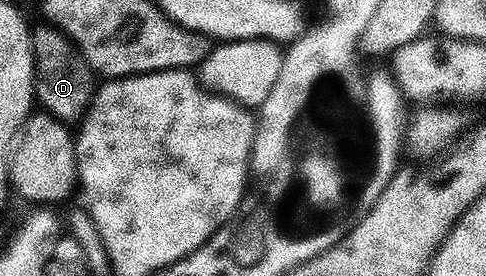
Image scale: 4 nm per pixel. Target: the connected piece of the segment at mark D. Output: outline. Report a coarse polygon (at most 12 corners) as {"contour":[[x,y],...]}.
{"contour":[[60,30],[31,31],[33,91],[41,109],[79,123],[92,71]]}

